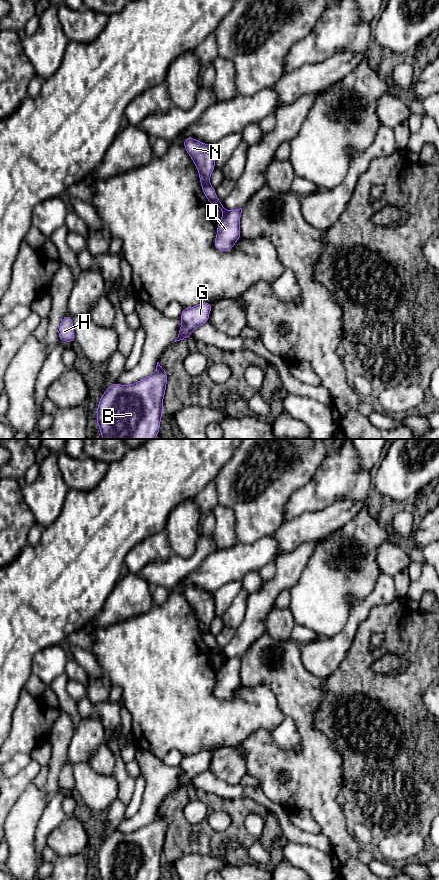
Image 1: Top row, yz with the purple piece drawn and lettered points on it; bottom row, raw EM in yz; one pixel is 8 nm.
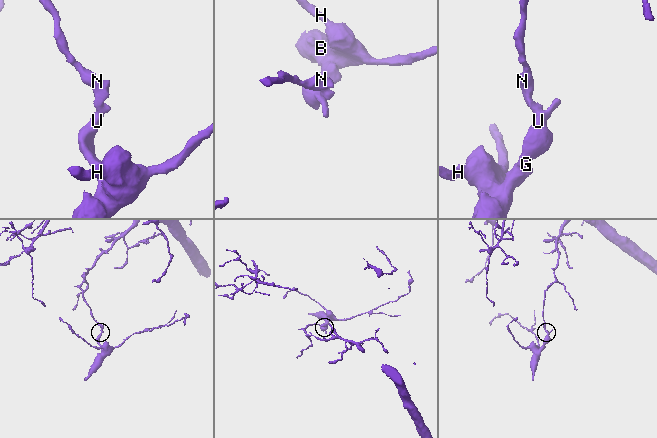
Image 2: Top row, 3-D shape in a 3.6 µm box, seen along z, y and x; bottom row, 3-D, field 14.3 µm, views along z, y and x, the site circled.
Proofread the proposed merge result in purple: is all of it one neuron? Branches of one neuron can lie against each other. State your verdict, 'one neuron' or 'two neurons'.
two neurons

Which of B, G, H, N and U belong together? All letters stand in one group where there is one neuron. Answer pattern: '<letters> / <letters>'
B G H U / N

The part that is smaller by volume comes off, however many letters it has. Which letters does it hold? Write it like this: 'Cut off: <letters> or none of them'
Cut off: B, G, H, U

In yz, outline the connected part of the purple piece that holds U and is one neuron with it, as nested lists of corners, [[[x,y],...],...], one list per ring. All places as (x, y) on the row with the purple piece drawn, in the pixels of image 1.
[[[242,208],[234,209],[222,216],[217,224],[217,235],[214,247],[223,252],[231,251],[234,244],[240,239],[240,219]]]

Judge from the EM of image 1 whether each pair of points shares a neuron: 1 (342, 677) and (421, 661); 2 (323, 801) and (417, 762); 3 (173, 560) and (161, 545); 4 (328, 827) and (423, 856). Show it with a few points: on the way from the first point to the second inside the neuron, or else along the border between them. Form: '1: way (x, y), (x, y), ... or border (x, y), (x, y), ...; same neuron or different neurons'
1: way (362, 682), (401, 681); same neuron
2: border (341, 772), (342, 785), (337, 802), (346, 817); different neurons
3: border (172, 552), (166, 558), (156, 558), (148, 564); different neurons
4: border (338, 804), (344, 814), (347, 826); different neurons

